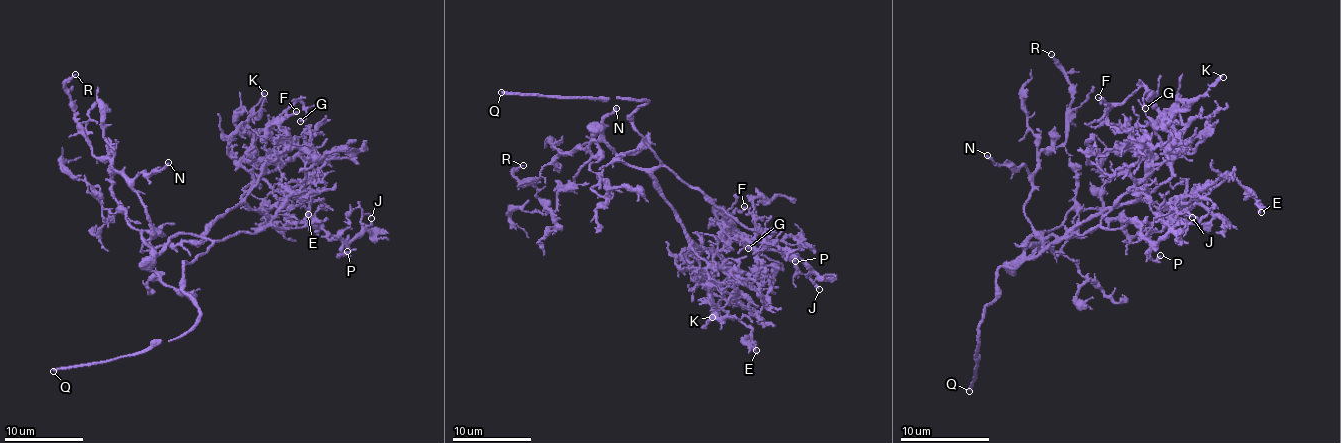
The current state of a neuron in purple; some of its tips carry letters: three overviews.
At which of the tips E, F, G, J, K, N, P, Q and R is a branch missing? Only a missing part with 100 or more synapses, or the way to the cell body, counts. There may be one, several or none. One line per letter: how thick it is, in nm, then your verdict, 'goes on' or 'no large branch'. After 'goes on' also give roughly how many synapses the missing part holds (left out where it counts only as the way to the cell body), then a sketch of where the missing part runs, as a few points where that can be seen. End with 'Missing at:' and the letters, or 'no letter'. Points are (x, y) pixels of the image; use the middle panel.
E: 280 nm | no large branch
F: 170 nm | no large branch
G: 240 nm | no large branch
J: 190 nm | no large branch
K: 320 nm | no large branch
N: 240 nm | no large branch
P: 130 nm | no large branch
Q: 240 nm | goes on
R: 160 nm | no large branch
Missing at: Q

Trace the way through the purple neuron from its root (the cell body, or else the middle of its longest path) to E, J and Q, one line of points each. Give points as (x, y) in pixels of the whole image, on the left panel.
E: (193, 235), (239, 204), (260, 212), (272, 192), (294, 180), (304, 186), (308, 214)
J: (193, 235), (227, 239), (270, 225), (316, 223), (331, 235), (351, 239), (361, 229), (361, 218), (371, 218)
Q: (193, 235), (211, 243), (184, 263), (184, 291), (199, 314), (186, 332), (134, 354), (53, 371)

